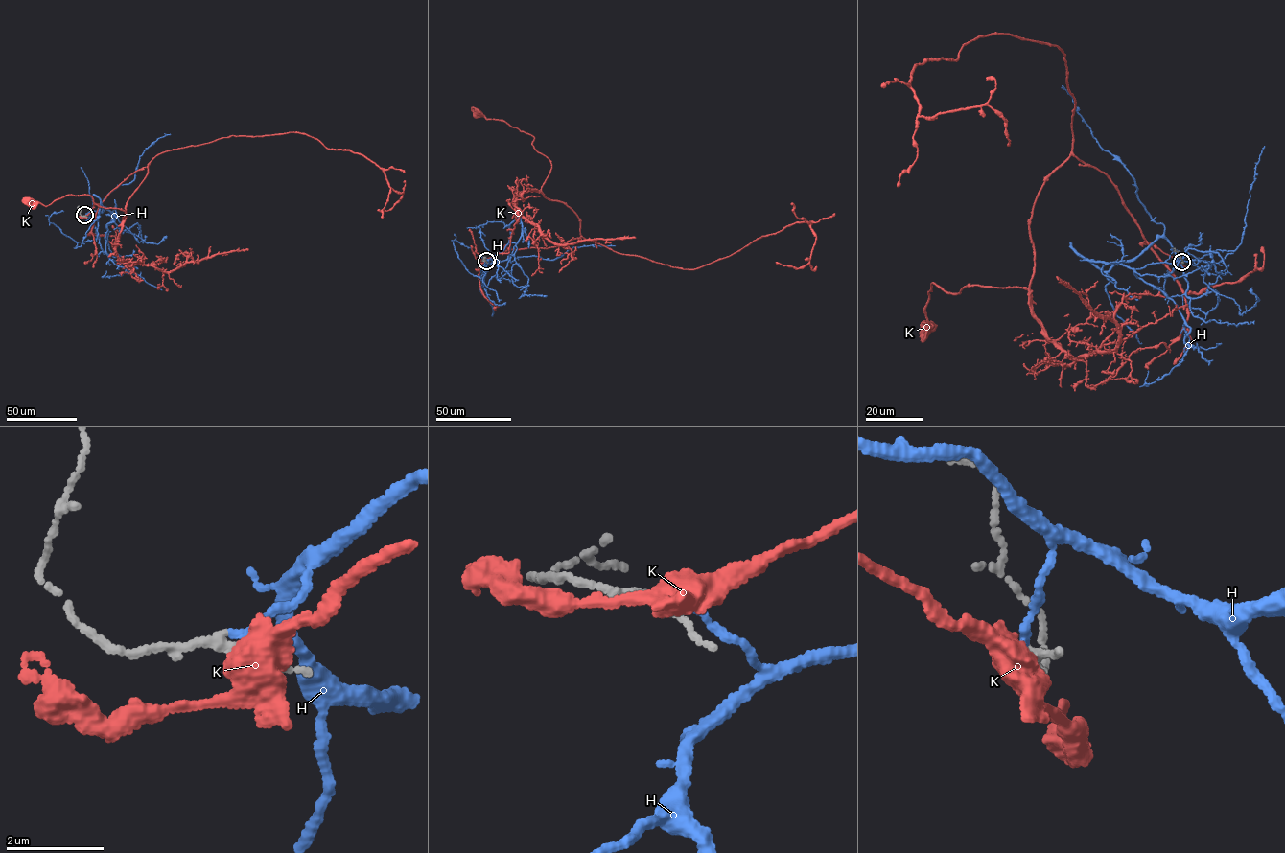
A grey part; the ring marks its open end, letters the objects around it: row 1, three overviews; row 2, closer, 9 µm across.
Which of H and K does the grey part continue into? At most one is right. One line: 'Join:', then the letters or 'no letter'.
Join: H

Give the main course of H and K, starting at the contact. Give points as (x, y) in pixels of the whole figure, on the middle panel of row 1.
H: (485, 261), (508, 258), (509, 224), (522, 224), (519, 241), (487, 262), (498, 264), (485, 236)
K: (486, 261), (505, 247), (577, 239), (580, 223), (540, 191), (551, 163), (532, 136), (476, 112)

